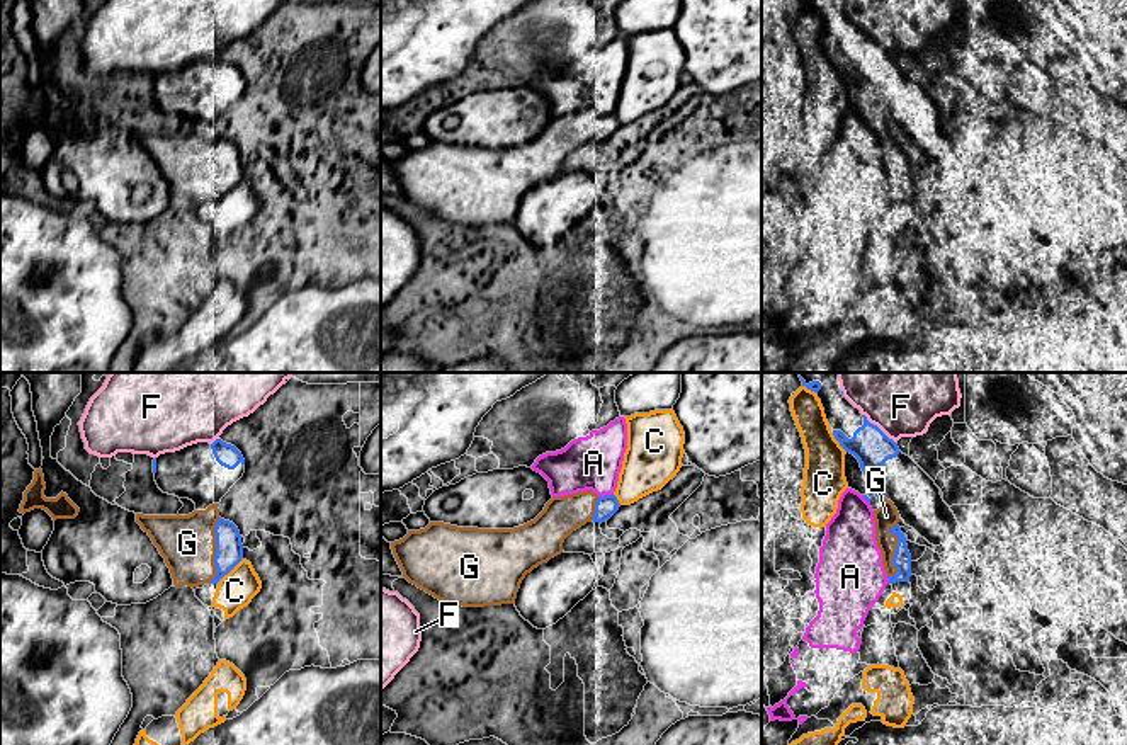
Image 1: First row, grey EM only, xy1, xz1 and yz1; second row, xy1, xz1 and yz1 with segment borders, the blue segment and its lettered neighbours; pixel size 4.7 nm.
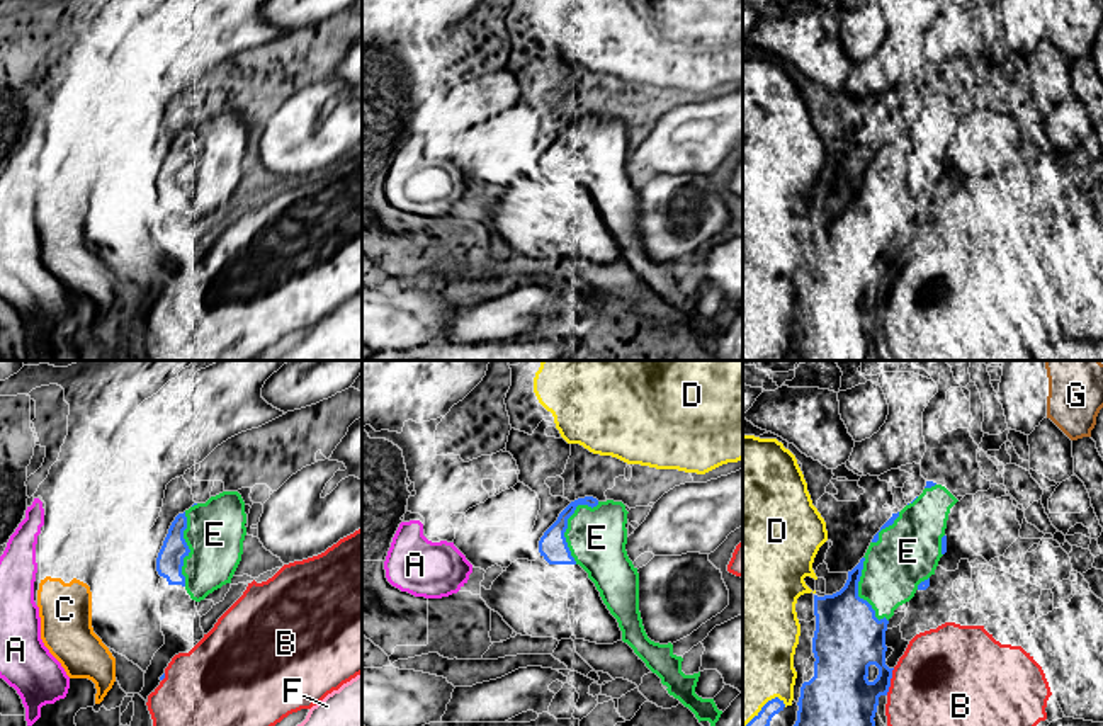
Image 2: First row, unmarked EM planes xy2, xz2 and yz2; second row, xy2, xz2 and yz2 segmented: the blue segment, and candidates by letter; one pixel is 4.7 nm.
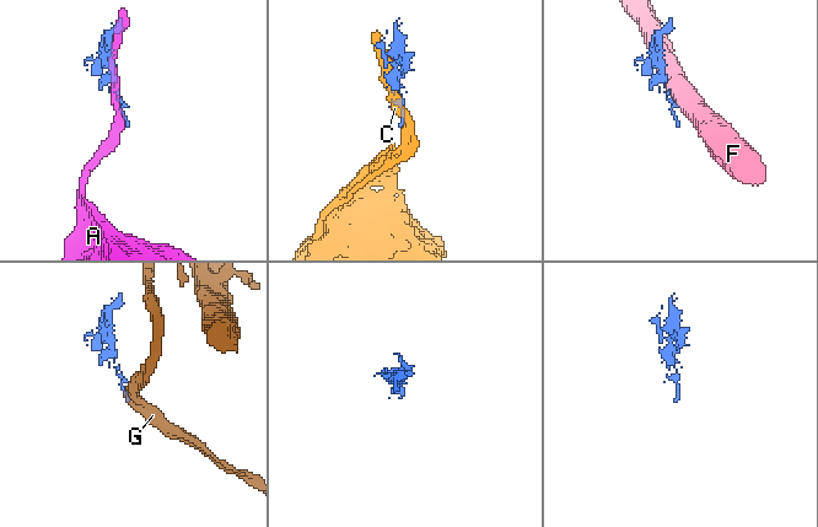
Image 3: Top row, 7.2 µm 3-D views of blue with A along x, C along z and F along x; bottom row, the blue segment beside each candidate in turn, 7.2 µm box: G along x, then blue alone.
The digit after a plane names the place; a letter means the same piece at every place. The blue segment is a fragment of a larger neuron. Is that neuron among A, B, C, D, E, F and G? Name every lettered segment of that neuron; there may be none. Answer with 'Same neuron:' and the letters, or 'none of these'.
Same neuron: E

